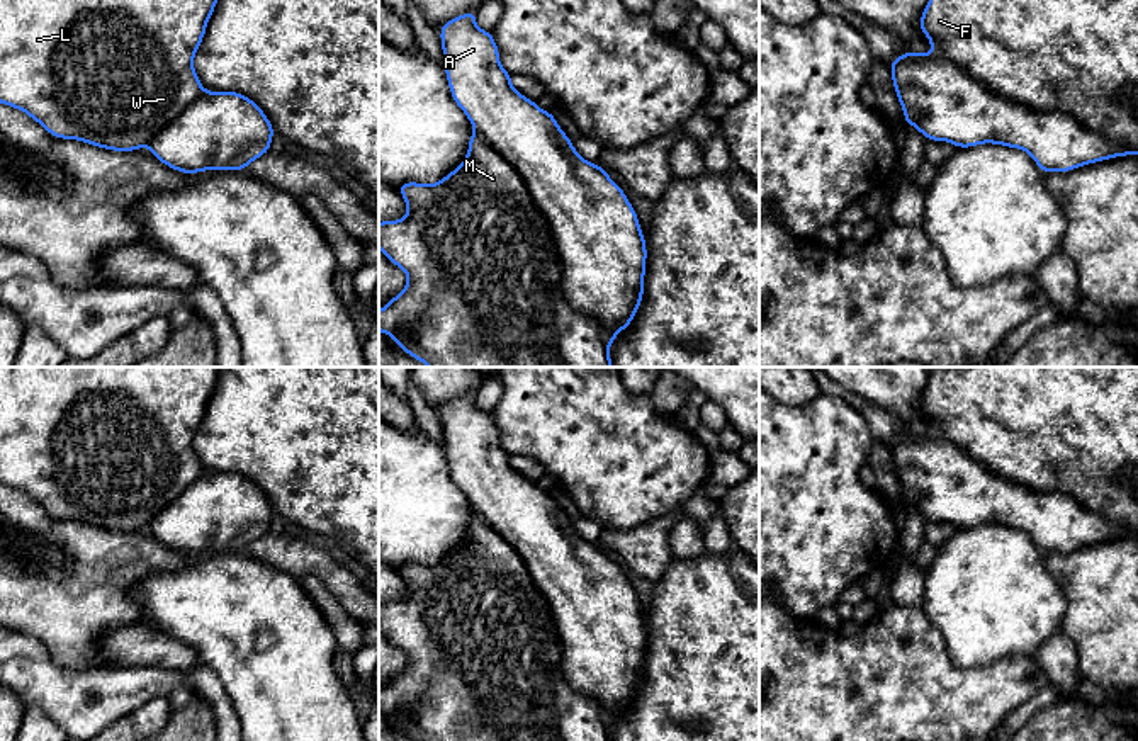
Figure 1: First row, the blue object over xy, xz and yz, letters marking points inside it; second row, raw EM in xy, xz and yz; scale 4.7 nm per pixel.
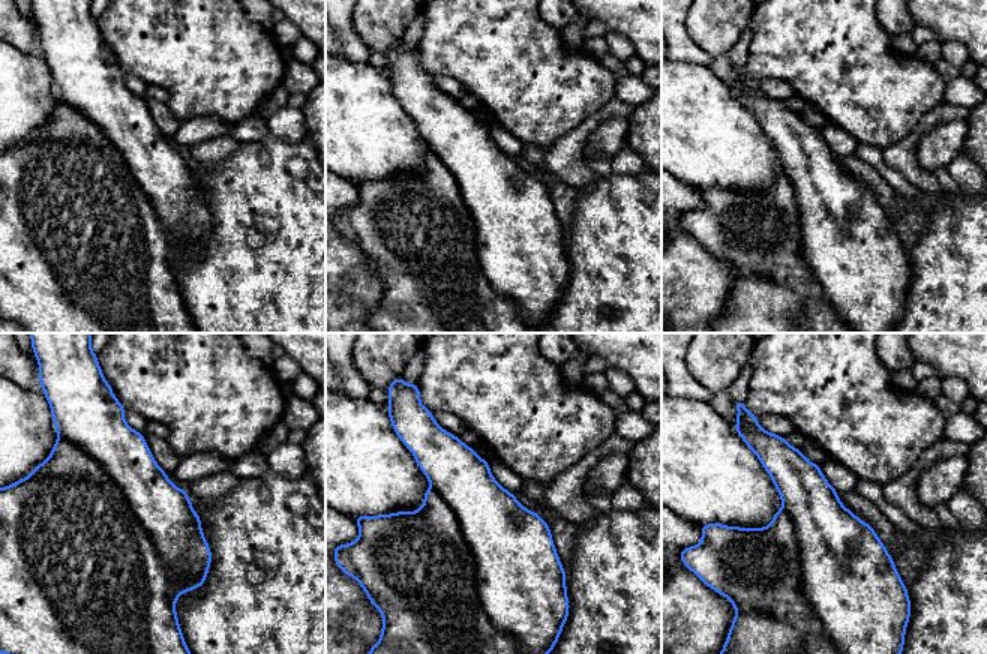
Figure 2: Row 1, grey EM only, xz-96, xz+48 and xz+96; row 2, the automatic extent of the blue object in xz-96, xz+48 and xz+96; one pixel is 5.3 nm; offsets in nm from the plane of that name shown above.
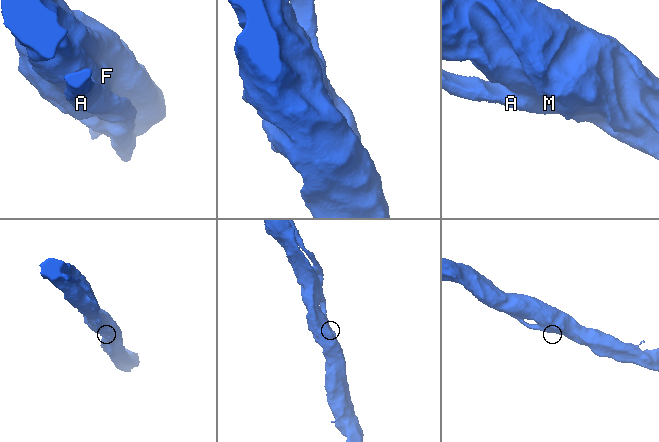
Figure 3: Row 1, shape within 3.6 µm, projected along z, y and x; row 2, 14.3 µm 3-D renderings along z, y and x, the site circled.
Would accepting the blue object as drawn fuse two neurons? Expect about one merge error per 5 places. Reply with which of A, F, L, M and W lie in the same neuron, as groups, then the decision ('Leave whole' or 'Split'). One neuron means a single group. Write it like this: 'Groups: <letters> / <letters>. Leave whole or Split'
Groups: A F L M W. Leave whole

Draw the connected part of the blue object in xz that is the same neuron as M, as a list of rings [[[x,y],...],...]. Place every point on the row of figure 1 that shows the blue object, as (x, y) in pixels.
[[[476,10],[445,22],[440,41],[452,99],[476,131],[469,138],[464,161],[440,182],[404,182],[397,187],[408,206],[406,218],[379,223],[379,250],[408,274],[406,287],[379,311],[379,331],[392,337],[403,352],[428,367],[611,367],[610,343],[634,321],[644,297],[647,246],[634,206],[608,172],[577,155],[554,112],[540,109],[511,87],[513,75],[499,65],[499,49],[491,31],[477,27]]]

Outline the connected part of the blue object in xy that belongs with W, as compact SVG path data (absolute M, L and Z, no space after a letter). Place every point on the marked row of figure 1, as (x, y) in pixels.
M0 0L0 102L25 112L51 136L75 139L110 151L136 151L148 146L163 165L180 173L207 170L243 172L251 161L270 151L275 134L267 114L239 92L211 92L200 85L194 56L206 36L217 0Z

